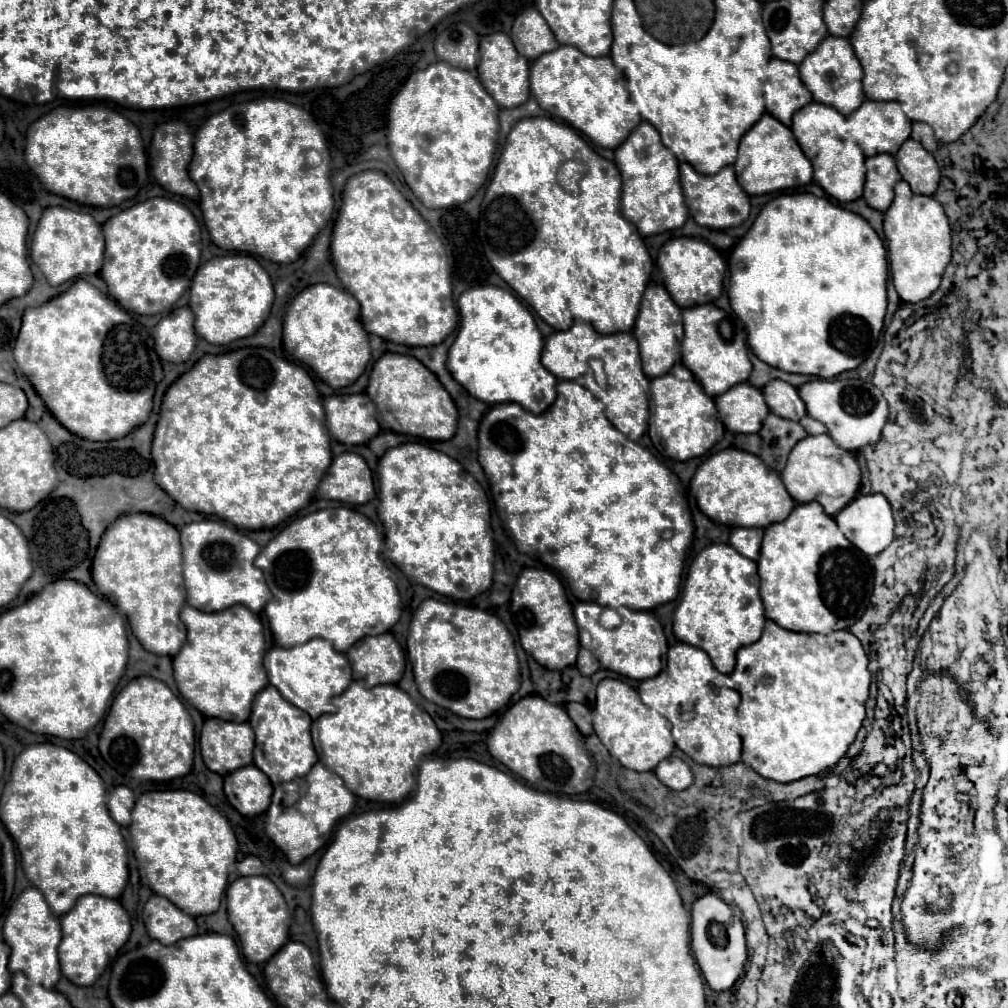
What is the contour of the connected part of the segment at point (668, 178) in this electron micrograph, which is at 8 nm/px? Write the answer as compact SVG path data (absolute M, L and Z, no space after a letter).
M643 120L615 150L615 164L623 178L621 212L629 222L637 226L641 236L677 230L685 224L687 204L681 192L677 158L661 144L659 132L649 122Z

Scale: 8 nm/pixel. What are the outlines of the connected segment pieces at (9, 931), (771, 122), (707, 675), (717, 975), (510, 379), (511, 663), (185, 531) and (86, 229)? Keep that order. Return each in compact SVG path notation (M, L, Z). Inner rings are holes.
M25 888L21 896L13 902L9 916L3 924L3 940L11 948L9 970L25 972L33 984L41 984L43 988L53 988L61 978L59 960L57 960L57 944L61 942L61 926L59 918L55 918L37 888Z
M763 114L763 118L741 138L735 172L741 188L749 196L799 188L809 184L813 179L811 161L801 152L797 140L793 138L793 132L771 114Z
M675 644L667 653L667 668L655 678L639 684L639 696L645 706L657 710L673 726L677 748L691 756L697 764L725 766L741 758L741 738L735 732L739 692L731 686L731 675L713 668L709 654L691 644Z
M705 894L693 904L691 910L691 948L697 958L697 964L715 992L729 990L737 978L743 974L747 962L747 944L745 944L745 928L741 920L733 914L733 910L715 894Z
M497 286L469 288L459 296L457 306L461 328L449 348L451 376L481 402L515 402L533 414L545 412L557 396L557 378L541 364L543 336L531 310L513 292Z
M425 600L411 624L407 638L407 657L413 664L413 674L419 692L429 700L435 702L461 718L481 720L495 714L499 708L507 706L511 696L519 690L519 660L515 650L513 636L509 634L507 626L491 612L476 607L457 603L439 602L439 600Z
M203 520L185 524L181 528L181 544L187 604L203 612L219 612L233 604L241 604L255 614L265 608L271 592L265 584L263 572L253 564L261 550L257 542L227 528L225 524L219 524L215 520Z
M53 206L43 212L37 224L31 244L31 260L41 268L51 286L59 286L81 274L97 274L103 264L103 250L103 232L91 214Z

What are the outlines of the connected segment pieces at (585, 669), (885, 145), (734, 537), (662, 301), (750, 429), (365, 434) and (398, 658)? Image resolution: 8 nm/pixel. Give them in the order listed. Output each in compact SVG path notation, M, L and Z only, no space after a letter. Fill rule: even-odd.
M581 648L579 656L577 656L577 668L579 668L579 672L583 676L591 676L591 674L595 674L599 670L599 662L595 660L595 656L589 650Z
M865 100L861 108L857 108L853 114L845 116L849 138L861 148L865 159L875 154L897 154L897 148L911 136L911 120L901 110L901 104L897 102L875 102Z
M733 528L731 532L731 546L743 554L745 558L757 560L759 550L761 550L761 540L763 540L763 530L761 528Z
M661 284L647 286L643 300L641 300L639 316L635 320L633 334L639 342L645 376L649 376L649 378L663 376L665 372L669 372L669 368L673 368L674 364L679 361L679 344L684 334L682 314L677 304L673 304L669 292L665 292L665 286L661 286Z
M749 382L737 384L729 388L729 392L717 396L715 406L725 428L735 434L759 432L763 420L769 414L761 390L751 386Z
M341 394L323 400L327 430L337 442L347 446L365 444L379 434L375 404L367 394Z
M379 634L379 636L365 636L357 644L347 650L347 658L353 668L353 678L363 680L367 686L379 684L397 684L405 670L405 654L393 634Z

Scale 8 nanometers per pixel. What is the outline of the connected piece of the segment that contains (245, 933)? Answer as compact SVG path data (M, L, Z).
M249 876L237 878L227 888L225 898L229 922L241 940L243 956L255 964L267 962L289 940L289 908L283 894L267 876Z

